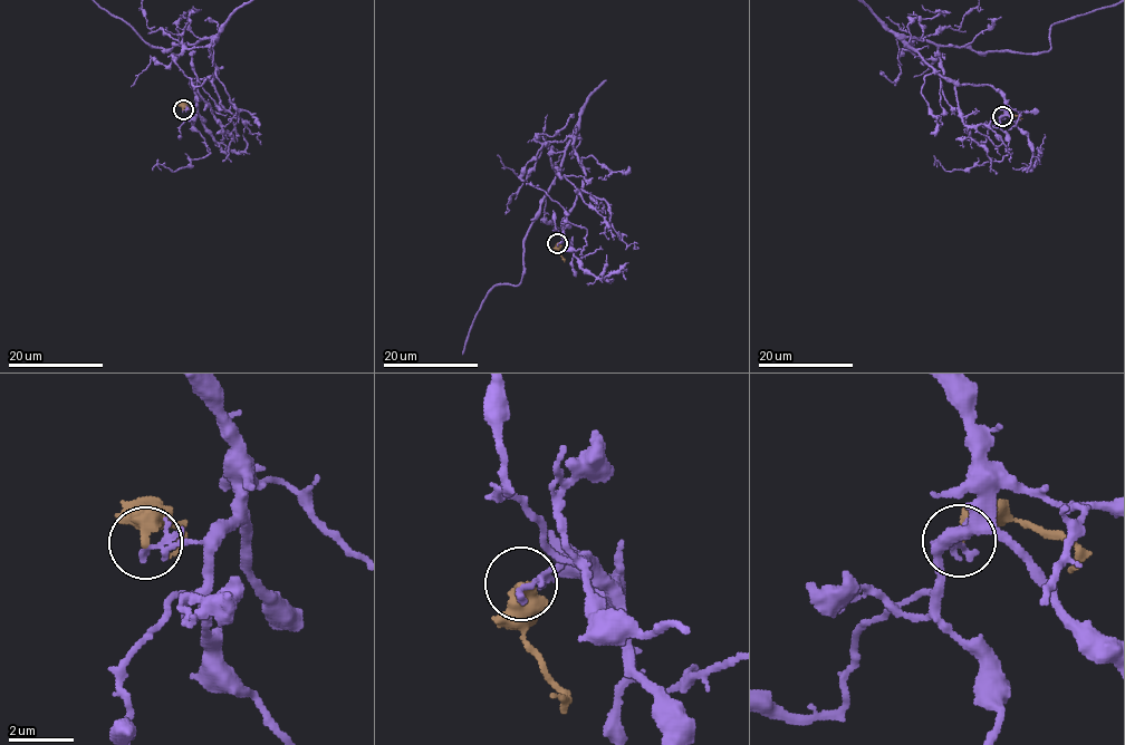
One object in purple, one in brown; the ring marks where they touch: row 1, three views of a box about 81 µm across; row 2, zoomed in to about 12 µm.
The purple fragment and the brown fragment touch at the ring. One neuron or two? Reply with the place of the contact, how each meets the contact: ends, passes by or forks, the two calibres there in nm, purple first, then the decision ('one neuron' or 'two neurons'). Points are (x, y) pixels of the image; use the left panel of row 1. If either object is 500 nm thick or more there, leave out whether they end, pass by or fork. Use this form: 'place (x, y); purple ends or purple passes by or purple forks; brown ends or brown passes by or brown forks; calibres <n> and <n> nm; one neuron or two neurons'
place (183, 109); purple passes by; brown ends; calibres 180 and 440 nm; two neurons

